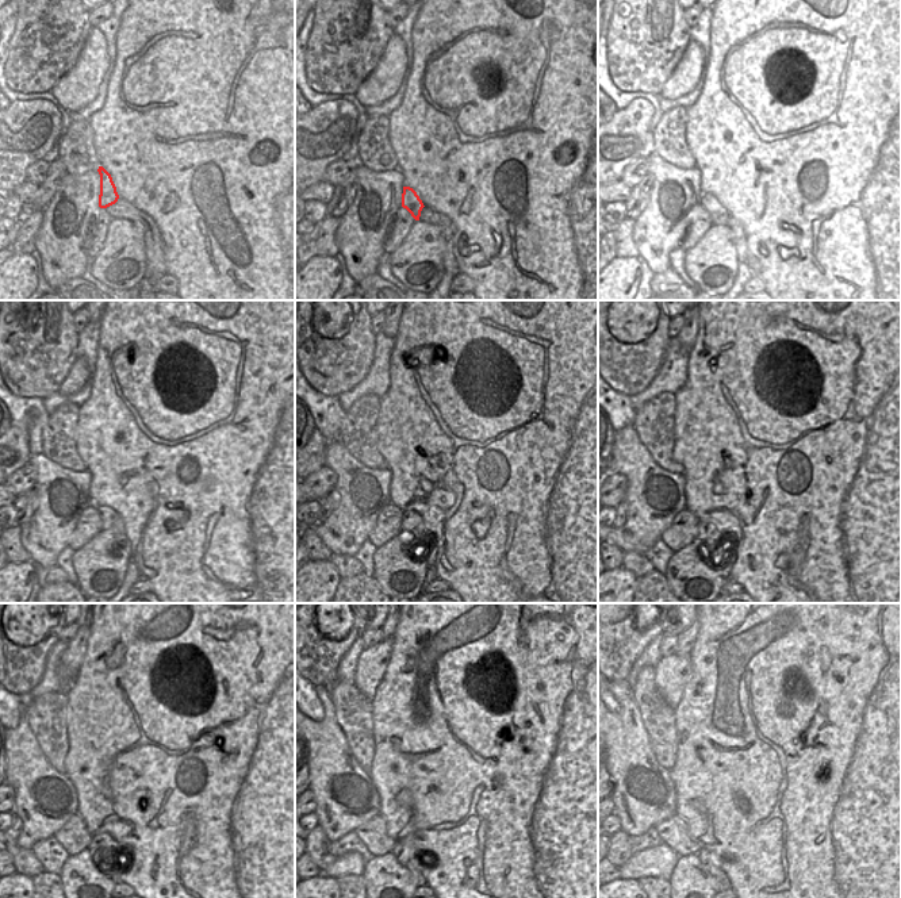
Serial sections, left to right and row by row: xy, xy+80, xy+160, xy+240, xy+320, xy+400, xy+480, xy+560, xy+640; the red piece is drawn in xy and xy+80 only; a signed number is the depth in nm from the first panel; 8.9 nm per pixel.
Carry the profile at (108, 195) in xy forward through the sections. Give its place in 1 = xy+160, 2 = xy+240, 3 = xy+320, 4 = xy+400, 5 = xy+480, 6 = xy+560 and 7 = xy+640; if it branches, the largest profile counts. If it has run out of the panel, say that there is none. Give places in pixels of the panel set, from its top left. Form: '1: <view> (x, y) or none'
1: xy+160 (719, 214)
2: xy+240 (111, 521)
3: xy+320 (411, 521)
4: xy+400 (710, 537)
5: xy+480 (102, 847)
6: xy+560 (403, 852)
7: xy+640 (720, 878)

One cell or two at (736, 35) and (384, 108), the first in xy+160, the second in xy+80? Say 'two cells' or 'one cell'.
two cells

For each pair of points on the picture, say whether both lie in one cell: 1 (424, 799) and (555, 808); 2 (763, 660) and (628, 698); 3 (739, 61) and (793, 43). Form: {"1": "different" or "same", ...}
{"1": "same", "2": "different", "3": "same"}

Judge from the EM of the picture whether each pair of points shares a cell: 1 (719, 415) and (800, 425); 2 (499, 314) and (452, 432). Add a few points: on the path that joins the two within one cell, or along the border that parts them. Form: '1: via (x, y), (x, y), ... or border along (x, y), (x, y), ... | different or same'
1: via (739, 425), (779, 426) | same
2: via (490, 344), (482, 402) | same

